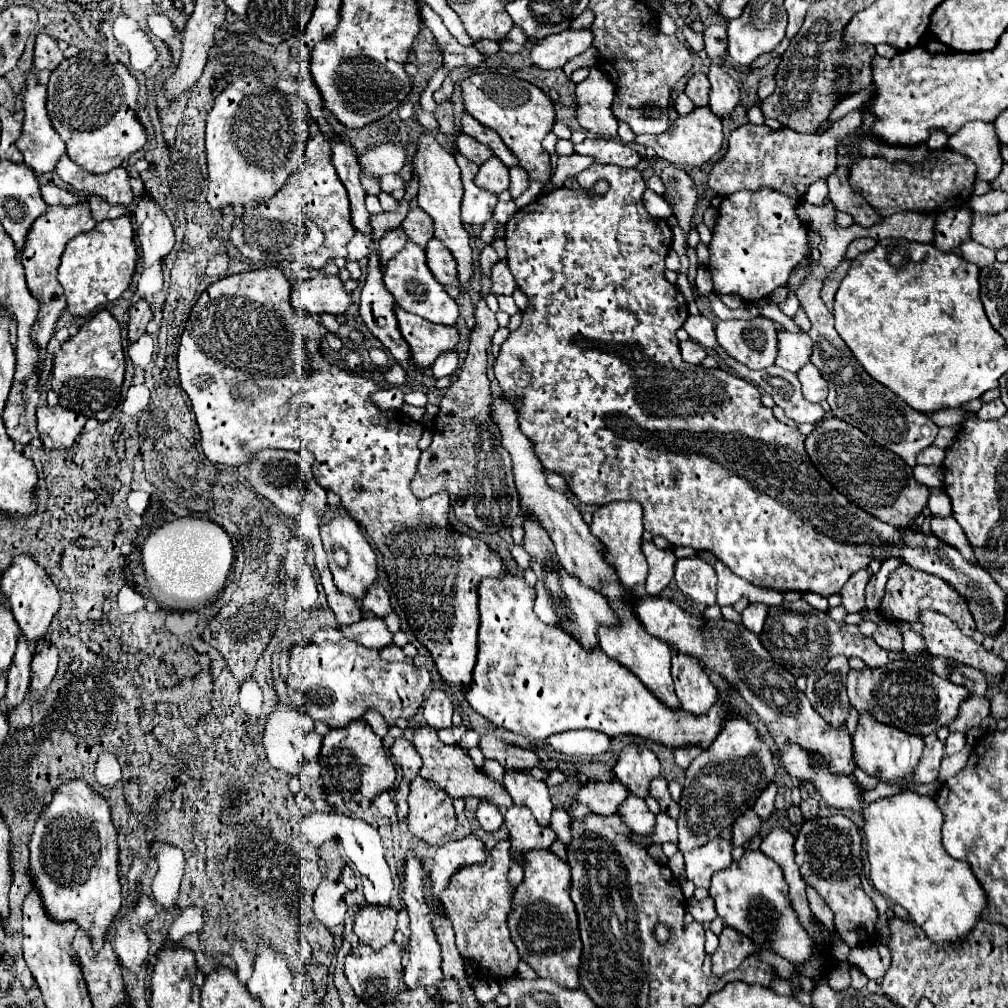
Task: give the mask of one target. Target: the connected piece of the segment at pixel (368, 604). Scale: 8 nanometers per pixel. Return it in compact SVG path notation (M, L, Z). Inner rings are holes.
M378 582L372 584L372 588L368 590L368 596L362 600L362 608L372 612L376 618L384 618L386 614L392 612L390 596L382 584L378 584Z

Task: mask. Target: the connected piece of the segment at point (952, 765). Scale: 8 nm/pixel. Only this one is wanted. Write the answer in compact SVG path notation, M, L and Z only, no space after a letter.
M964 748L962 752L958 752L958 754L954 754L954 756L946 756L946 758L942 760L942 768L940 768L938 780L940 780L940 782L946 782L946 780L950 780L952 776L956 776L958 772L962 772L964 766L966 766L966 762L968 762L968 756L970 756L970 748Z

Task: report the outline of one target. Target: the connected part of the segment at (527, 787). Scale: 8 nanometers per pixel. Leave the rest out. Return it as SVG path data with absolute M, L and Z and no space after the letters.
M506 772L504 786L508 794L512 796L514 804L530 808L534 818L538 820L540 826L548 828L550 826L550 816L552 816L552 802L547 786L542 780L530 778L522 772Z

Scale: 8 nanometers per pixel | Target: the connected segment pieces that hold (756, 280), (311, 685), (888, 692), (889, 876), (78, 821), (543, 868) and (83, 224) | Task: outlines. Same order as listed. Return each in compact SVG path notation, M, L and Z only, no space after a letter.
M760 188L756 192L740 190L732 196L726 196L718 208L718 224L710 242L710 262L708 270L712 274L716 294L738 294L744 300L760 300L770 296L770 292L788 282L792 270L804 260L810 258L808 230L796 216L798 200L786 196L784 192L772 188Z
M342 638L336 644L298 644L290 654L286 684L304 694L304 708L314 722L322 720L330 728L344 728L348 722L360 720L366 710L376 710L394 726L398 718L408 720L418 712L424 694L430 690L430 674L426 668L416 668L414 664L384 662L378 650Z
M892 660L880 668L850 670L846 686L850 704L858 712L868 712L882 724L906 730L908 734L918 734L922 738L936 732L940 726L950 724L952 718L956 718L958 704L970 696L966 688L960 688L946 678L938 678L908 660Z
M902 792L868 804L864 808L864 842L874 888L906 908L936 946L962 946L988 908L988 896L968 864L944 850L942 816L934 798Z
M68 780L54 790L54 798L46 812L36 820L30 840L30 870L34 884L40 888L46 912L54 920L76 920L78 926L92 938L94 950L100 950L104 936L122 906L118 880L118 844L116 828L110 820L108 802L94 792L86 780Z
M526 850L524 880L514 892L514 906L508 914L508 928L520 958L540 976L564 988L578 988L580 934L578 916L570 898L570 866L550 850Z
M78 202L76 206L50 206L48 212L44 216L40 216L40 220L36 220L36 224L32 224L32 232L28 234L28 246L24 248L24 256L20 256L20 260L26 270L28 288L30 288L32 296L38 300L38 316L36 316L36 322L32 324L30 334L32 334L32 342L36 344L36 348L40 352L40 360L44 360L46 346L48 346L50 338L54 336L54 326L56 326L62 310L66 308L66 298L64 298L60 282L56 278L56 270L60 266L62 252L74 236L88 232L94 226L96 226L96 220L92 218L88 202Z

